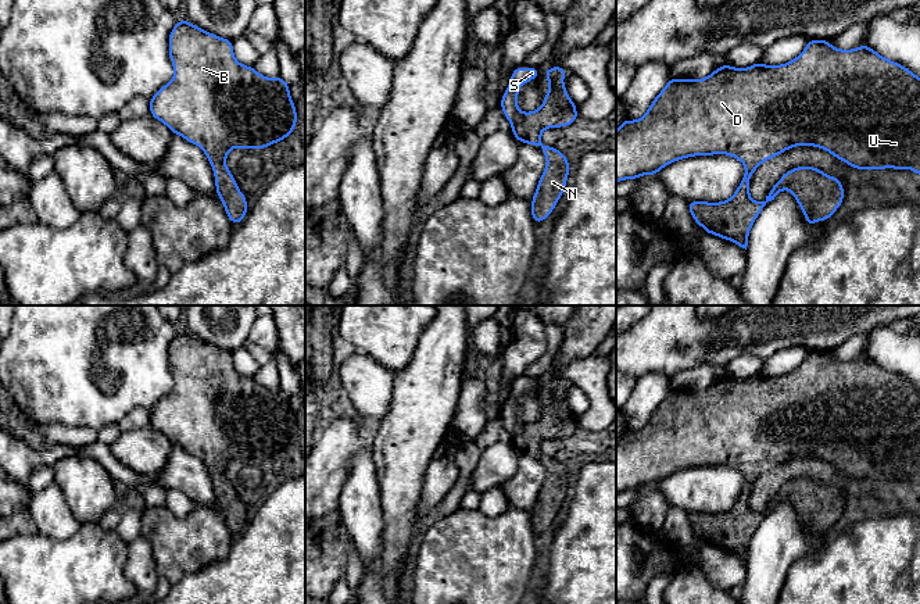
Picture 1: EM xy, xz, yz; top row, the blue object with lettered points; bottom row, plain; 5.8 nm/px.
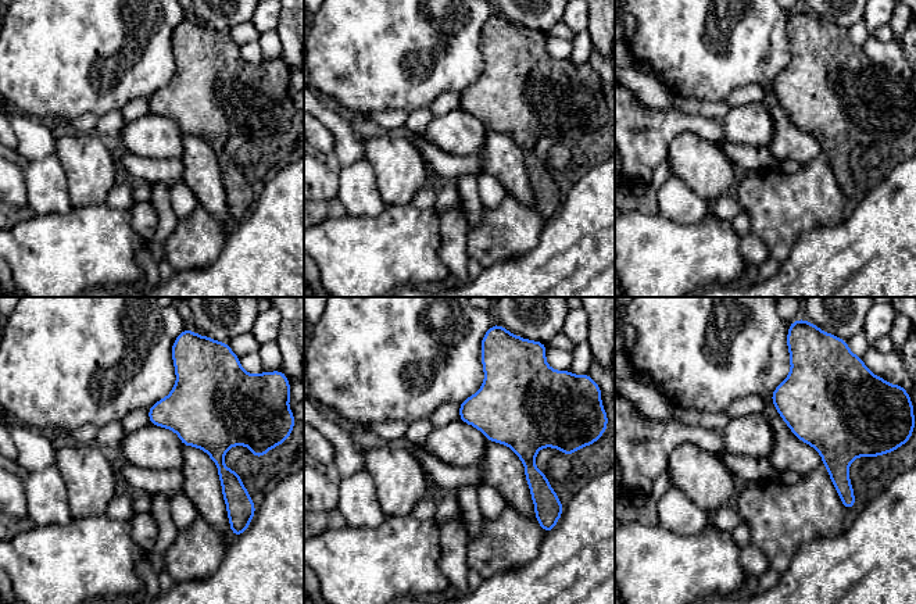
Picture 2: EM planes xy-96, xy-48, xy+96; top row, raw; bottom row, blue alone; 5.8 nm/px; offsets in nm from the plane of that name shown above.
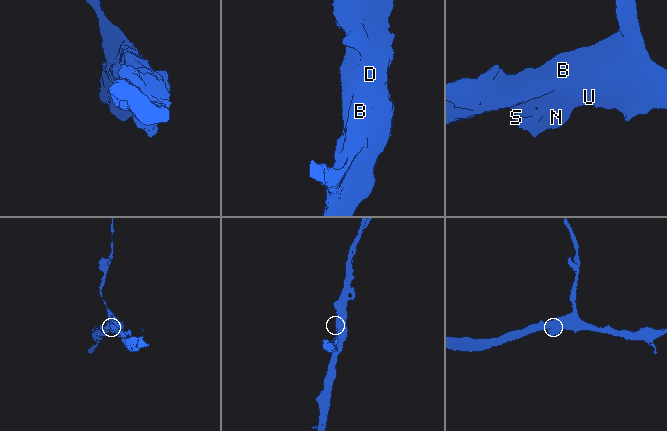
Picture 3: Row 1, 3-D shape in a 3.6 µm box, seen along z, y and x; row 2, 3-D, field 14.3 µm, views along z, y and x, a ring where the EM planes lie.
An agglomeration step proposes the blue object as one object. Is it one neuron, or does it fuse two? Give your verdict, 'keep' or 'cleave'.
keep

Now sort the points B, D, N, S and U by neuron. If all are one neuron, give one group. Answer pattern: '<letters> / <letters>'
B D N S U

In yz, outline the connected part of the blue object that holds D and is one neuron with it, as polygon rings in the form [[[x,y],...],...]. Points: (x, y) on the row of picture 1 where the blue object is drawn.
[[[817,39],[809,40],[797,58],[781,65],[756,62],[740,69],[724,64],[704,79],[670,78],[640,119],[626,118],[616,131],[616,183],[656,175],[666,165],[694,156],[727,154],[740,160],[745,165],[745,174],[735,193],[719,203],[690,201],[688,211],[706,233],[747,250],[752,224],[766,203],[774,200],[781,190],[787,189],[794,194],[809,226],[827,221],[844,201],[841,181],[813,167],[797,167],[785,172],[765,201],[751,199],[749,181],[756,168],[795,146],[823,149],[856,169],[913,169],[920,176],[920,78],[866,44],[841,50],[828,40]]]

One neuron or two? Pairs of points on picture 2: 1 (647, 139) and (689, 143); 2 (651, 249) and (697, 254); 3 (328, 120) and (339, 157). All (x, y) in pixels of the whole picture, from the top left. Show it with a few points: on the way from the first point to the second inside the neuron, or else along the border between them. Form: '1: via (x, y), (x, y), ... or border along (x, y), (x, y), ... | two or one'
1: border along (704, 138), (680, 132), (671, 143), (665, 160) | two
2: via (662, 254), (686, 254) | one
3: via (337, 129), (340, 132), (340, 147) | one

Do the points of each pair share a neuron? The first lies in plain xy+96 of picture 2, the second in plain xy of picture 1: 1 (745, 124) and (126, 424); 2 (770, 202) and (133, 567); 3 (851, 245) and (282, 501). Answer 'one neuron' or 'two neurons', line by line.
1: two neurons
2: two neurons
3: one neuron

